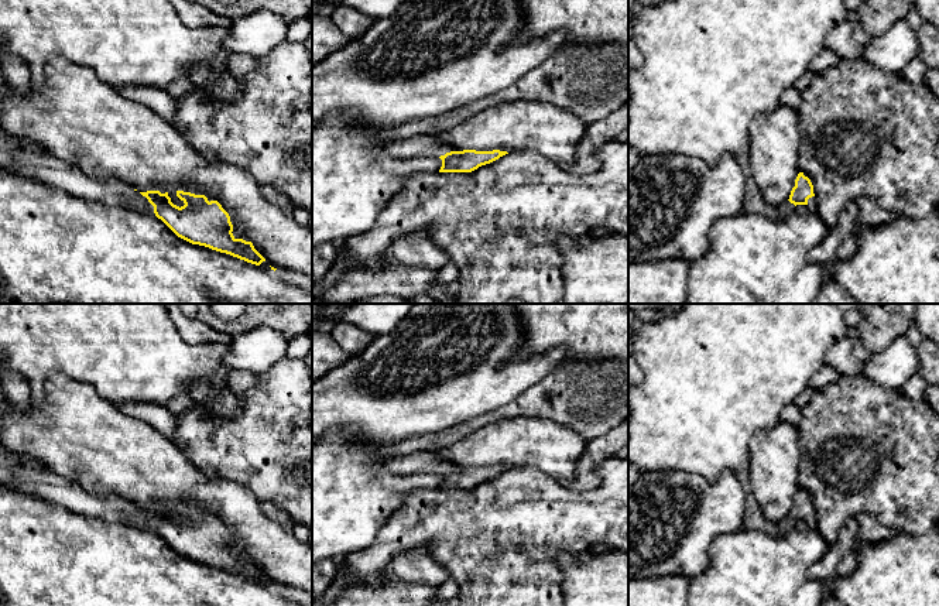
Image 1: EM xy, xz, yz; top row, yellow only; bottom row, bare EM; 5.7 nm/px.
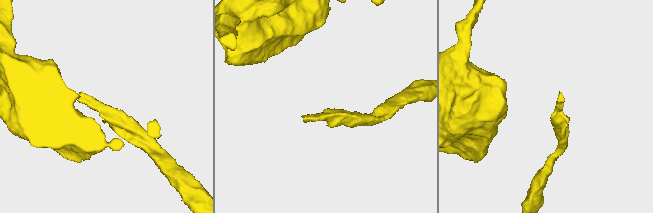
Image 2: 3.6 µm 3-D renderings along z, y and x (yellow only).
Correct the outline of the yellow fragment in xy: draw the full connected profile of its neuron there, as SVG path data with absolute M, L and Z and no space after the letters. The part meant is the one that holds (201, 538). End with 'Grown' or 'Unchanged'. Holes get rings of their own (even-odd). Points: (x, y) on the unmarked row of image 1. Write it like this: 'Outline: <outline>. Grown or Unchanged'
Outline: M0 446L0 483L7 483L17 492L61 504L86 517L154 528L178 554L230 571L247 579L260 582L265 575L251 558L236 555L229 530L217 517L208 517L205 511L177 507L185 520L177 523L168 509L138 509L117 496L100 496L80 487L78 483L34 462L23 462Z. Grown

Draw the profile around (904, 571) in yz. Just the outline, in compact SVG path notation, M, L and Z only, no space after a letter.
M935 525L931 531L923 535L911 535L898 533L894 538L866 544L857 551L857 566L847 576L837 576L832 593L843 606L939 606L939 528Z

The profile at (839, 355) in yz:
M843 338L825 352L825 364L832 366L840 376L859 376L864 363L853 355L853 340Z

